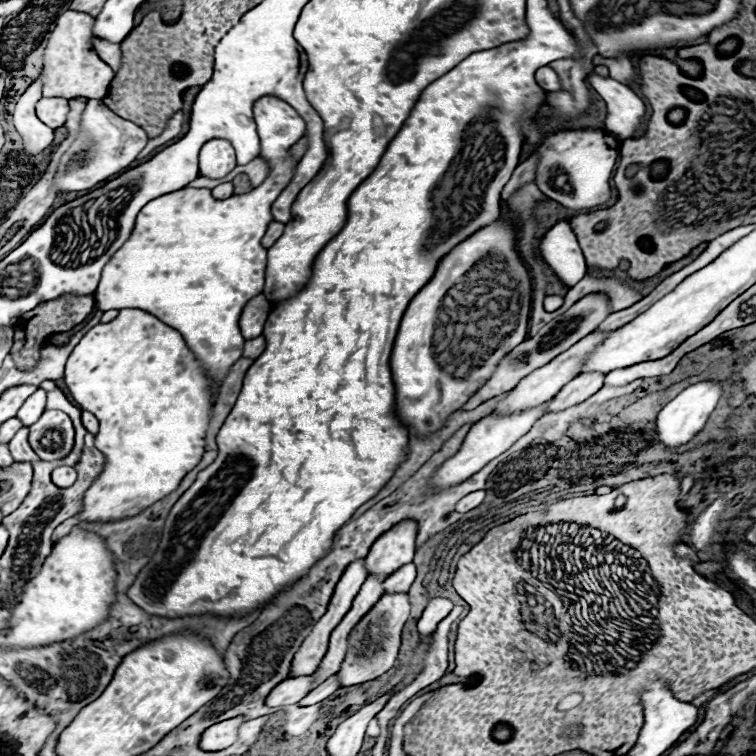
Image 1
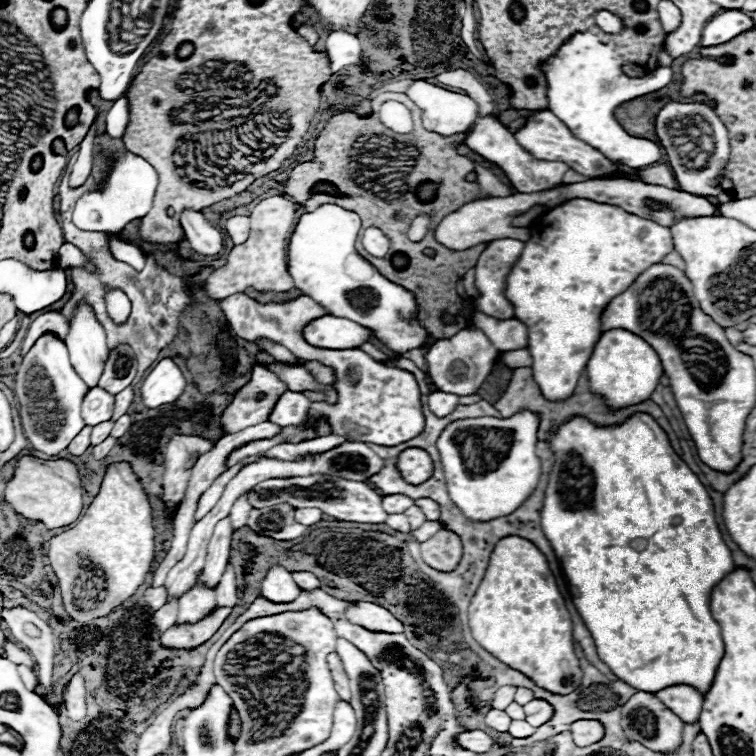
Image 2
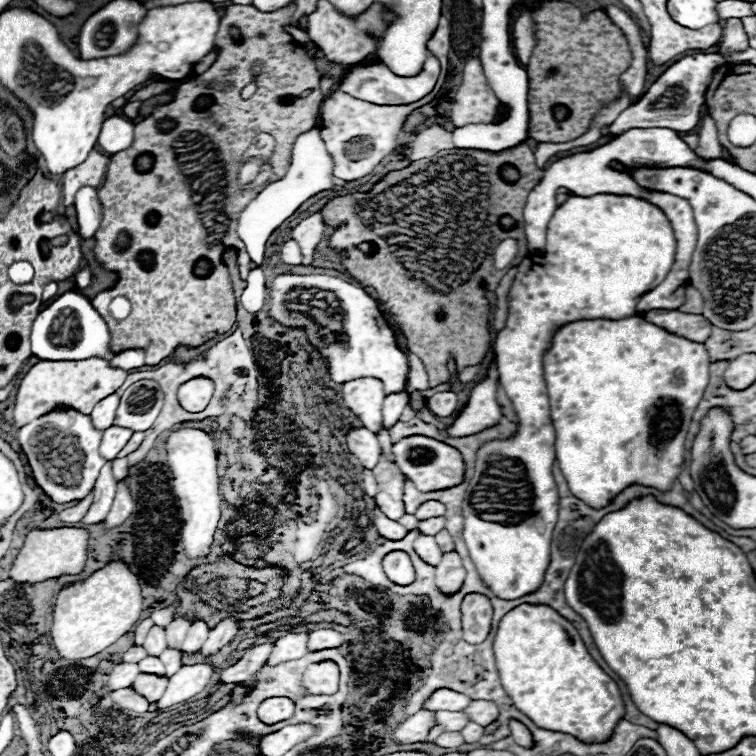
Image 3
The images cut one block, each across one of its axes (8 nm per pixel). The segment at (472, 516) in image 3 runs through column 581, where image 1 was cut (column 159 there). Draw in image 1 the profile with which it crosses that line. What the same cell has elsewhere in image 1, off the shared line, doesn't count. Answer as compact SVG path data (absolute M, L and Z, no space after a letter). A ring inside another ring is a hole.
M260 98L254 104L254 120L258 124L258 134L262 142L260 156L272 166L264 184L248 194L232 196L226 200L212 198L208 188L182 188L164 196L150 200L138 214L136 226L128 242L114 254L114 258L104 266L100 286L96 288L96 308L100 310L122 310L140 308L154 314L164 324L176 328L188 348L198 358L206 376L210 378L212 396L220 394L220 388L228 376L232 364L242 358L244 338L238 330L238 318L246 302L264 290L264 270L266 270L266 248L260 244L268 224L272 222L270 206L278 194L290 182L296 160L290 160L288 148L296 144L304 132L306 122L298 116L294 108L278 98Z

